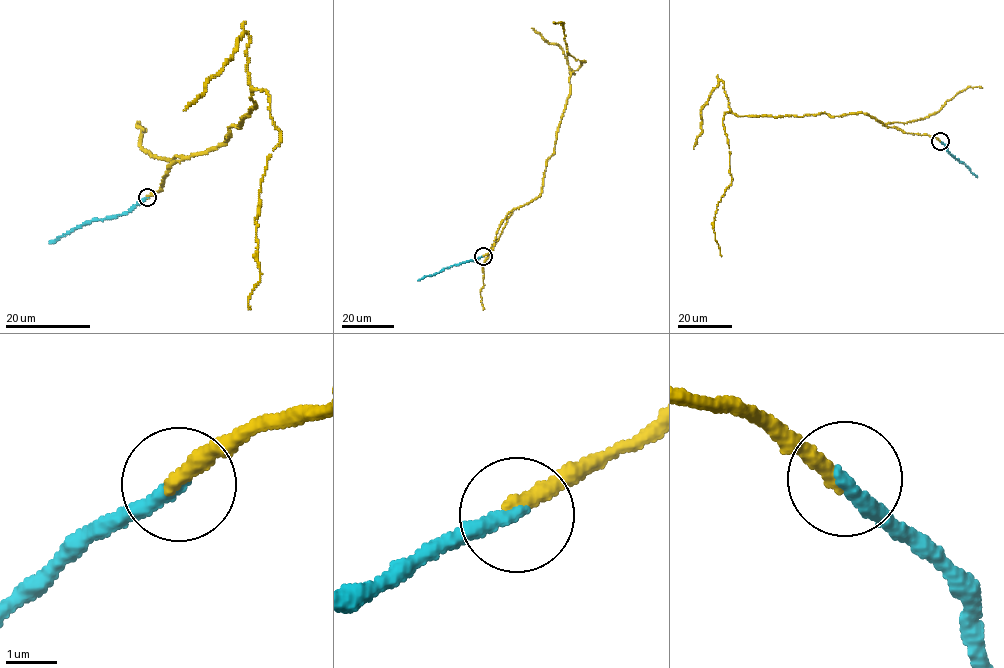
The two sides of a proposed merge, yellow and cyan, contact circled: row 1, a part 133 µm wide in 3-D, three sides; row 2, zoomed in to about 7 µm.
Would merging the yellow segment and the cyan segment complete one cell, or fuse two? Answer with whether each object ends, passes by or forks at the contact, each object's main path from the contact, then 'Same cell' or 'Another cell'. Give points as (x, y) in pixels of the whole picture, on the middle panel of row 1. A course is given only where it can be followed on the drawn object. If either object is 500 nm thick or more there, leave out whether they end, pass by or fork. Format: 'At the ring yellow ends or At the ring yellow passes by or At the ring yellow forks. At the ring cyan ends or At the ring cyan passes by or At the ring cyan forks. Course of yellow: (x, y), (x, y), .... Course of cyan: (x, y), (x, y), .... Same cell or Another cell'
At the ring yellow ends. At the ring cyan ends. Course of yellow: (483, 256), (502, 220), (540, 195), (569, 75), (585, 62), (568, 55), (563, 22), (554, 22). Course of cyan: (483, 256), (444, 268), (418, 280). Same cell

